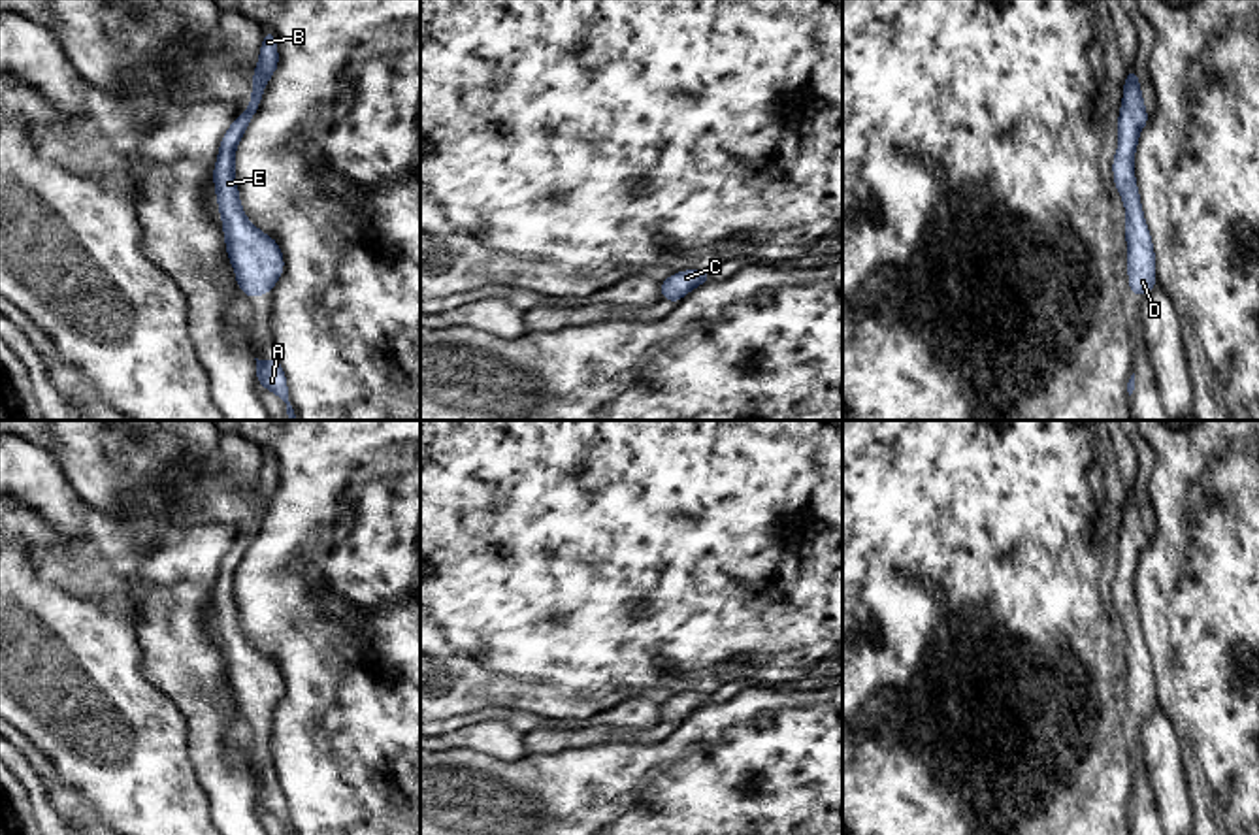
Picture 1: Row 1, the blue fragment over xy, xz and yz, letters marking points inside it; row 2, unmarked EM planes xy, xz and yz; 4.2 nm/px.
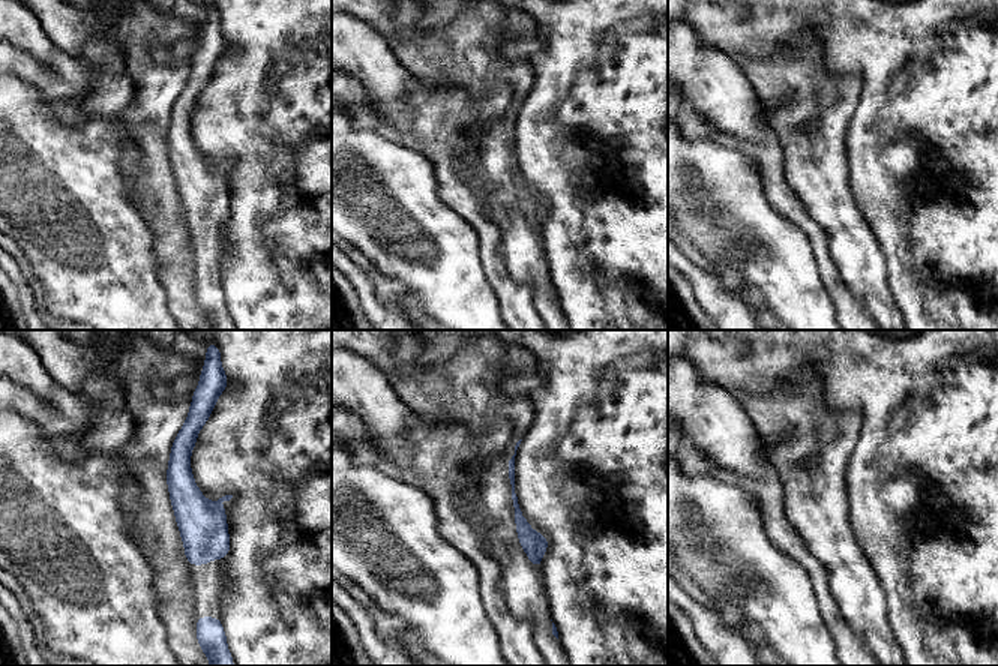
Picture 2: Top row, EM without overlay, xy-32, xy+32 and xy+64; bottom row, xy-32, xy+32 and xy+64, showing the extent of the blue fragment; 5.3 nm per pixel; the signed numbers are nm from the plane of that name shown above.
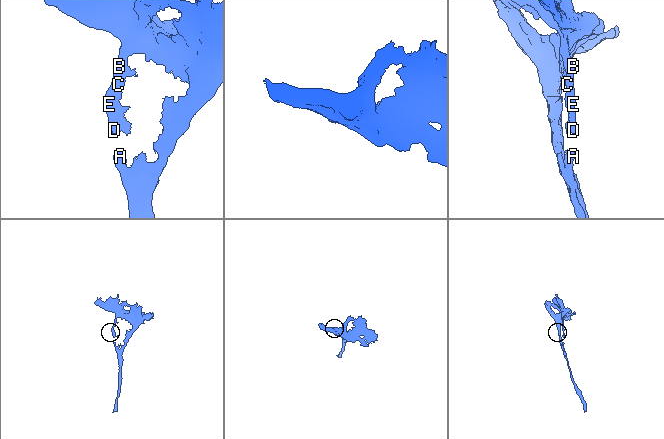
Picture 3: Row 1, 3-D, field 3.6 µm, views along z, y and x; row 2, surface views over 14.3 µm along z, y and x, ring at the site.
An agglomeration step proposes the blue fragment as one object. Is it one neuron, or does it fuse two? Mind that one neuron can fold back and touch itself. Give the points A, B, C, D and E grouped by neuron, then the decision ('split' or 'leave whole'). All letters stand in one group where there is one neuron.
groups A B C D E; leave whole

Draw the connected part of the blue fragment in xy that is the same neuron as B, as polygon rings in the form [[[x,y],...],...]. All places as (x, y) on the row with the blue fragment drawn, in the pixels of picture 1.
[[[264,30],[258,62],[253,74],[249,107],[241,115],[236,115],[230,128],[224,132],[213,168],[228,260],[236,271],[236,283],[247,298],[262,298],[266,292],[273,290],[285,271],[285,258],[279,243],[247,219],[234,175],[236,149],[249,123],[258,113],[264,89],[277,68],[279,51],[275,30]]]

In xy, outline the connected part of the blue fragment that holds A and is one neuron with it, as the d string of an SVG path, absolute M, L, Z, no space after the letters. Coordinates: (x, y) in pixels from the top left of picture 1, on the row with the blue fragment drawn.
M264 358L256 360L256 383L262 385L266 390L273 392L286 403L286 415L290 420L296 420L294 409L288 401L288 383L285 371L281 368L279 358Z

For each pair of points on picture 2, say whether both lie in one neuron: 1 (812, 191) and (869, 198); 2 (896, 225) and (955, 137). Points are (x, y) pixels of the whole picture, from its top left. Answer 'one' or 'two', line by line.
1: two
2: one

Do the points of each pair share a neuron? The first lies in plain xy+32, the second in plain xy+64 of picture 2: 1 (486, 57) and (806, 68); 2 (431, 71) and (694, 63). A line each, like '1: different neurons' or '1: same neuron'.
1: same neuron
2: different neurons

